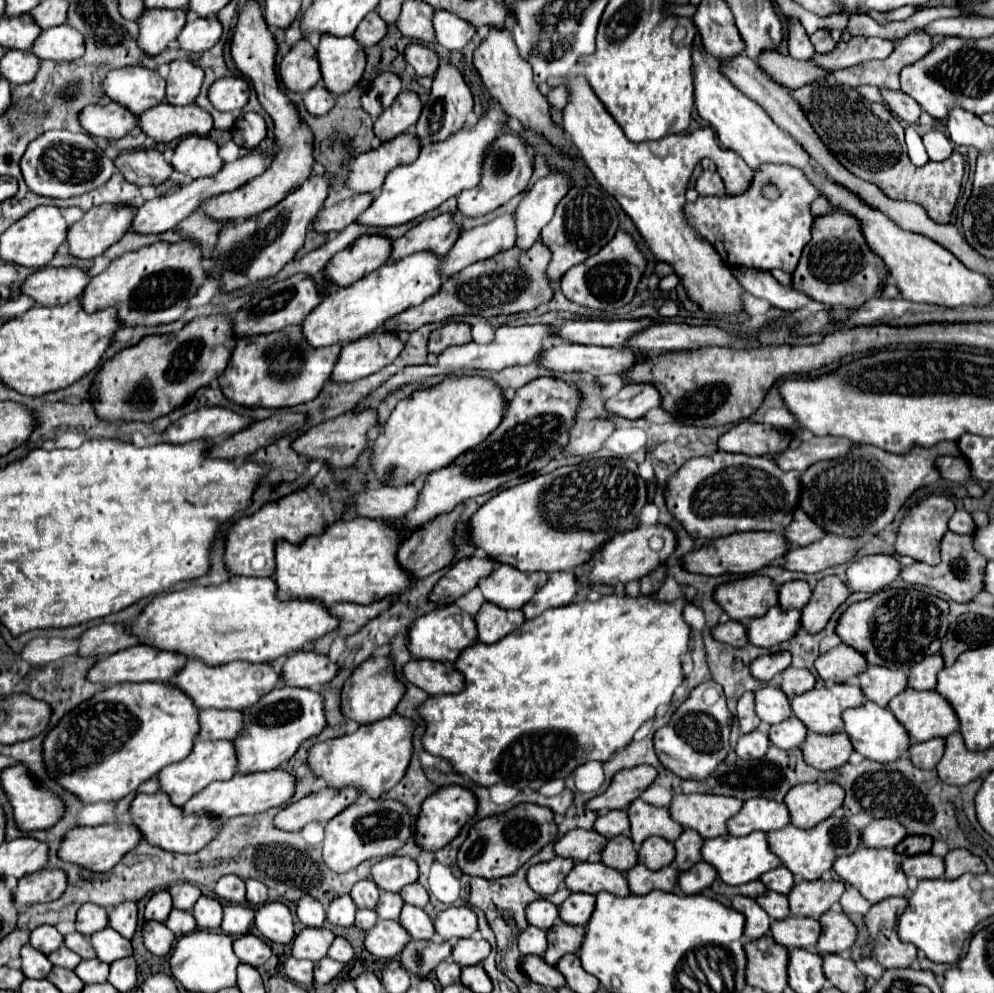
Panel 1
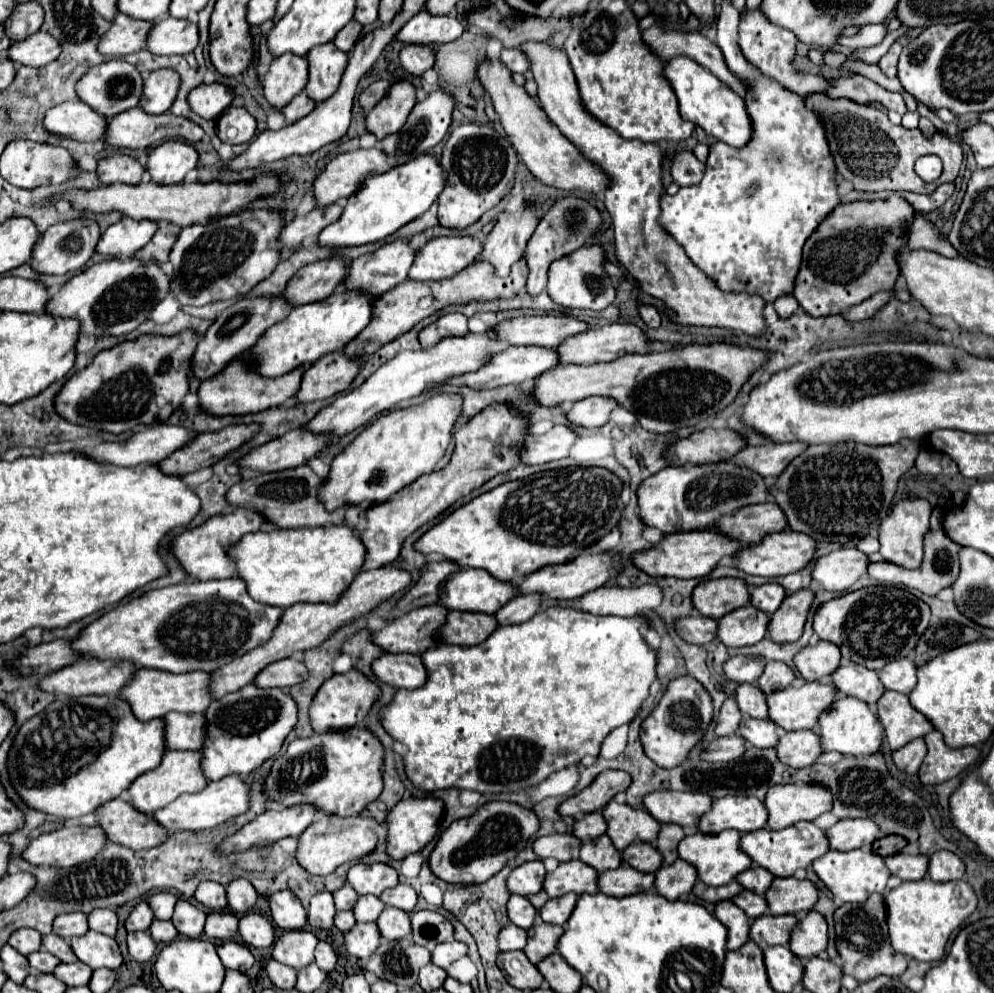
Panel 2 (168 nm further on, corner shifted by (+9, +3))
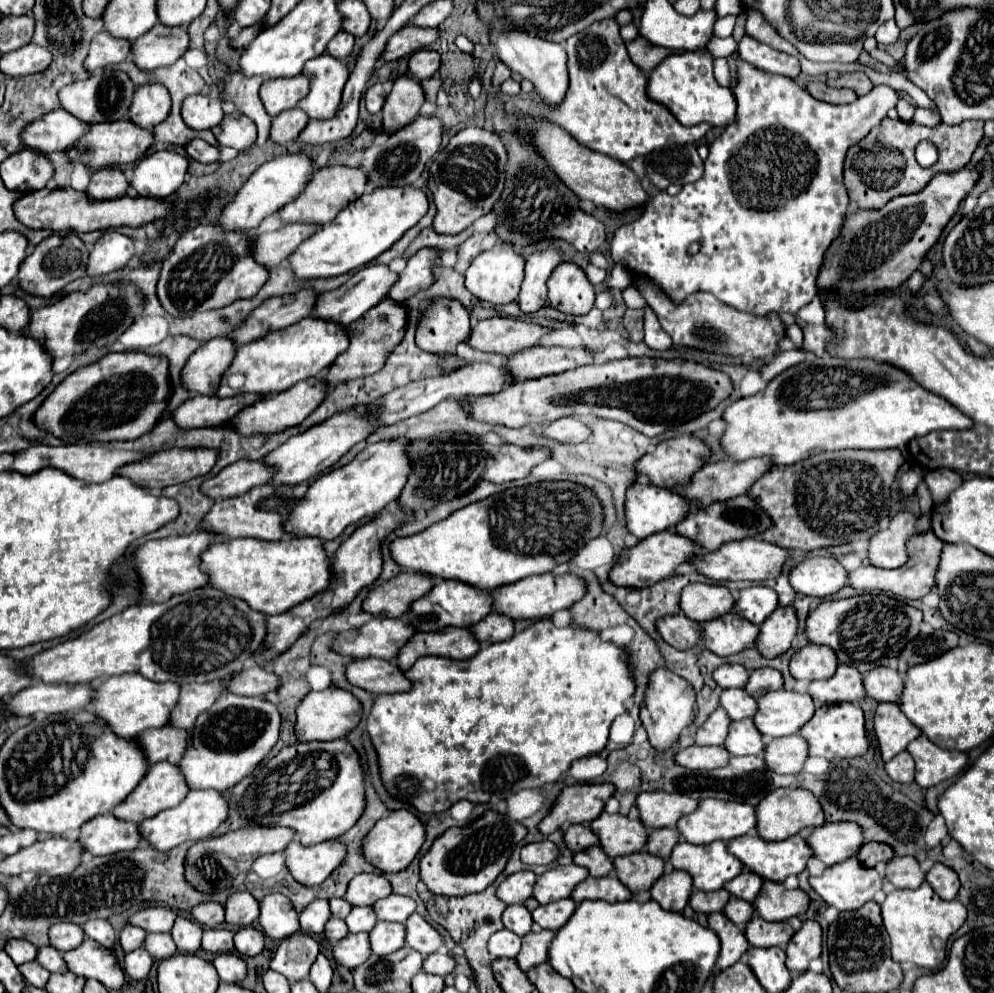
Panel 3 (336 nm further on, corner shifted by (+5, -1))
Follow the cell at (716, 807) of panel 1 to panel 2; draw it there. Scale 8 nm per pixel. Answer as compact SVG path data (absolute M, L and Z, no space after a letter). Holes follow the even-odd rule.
M653 791L643 797L643 805L659 823L677 823L681 827L697 827L697 819L709 811L711 797L701 791Z

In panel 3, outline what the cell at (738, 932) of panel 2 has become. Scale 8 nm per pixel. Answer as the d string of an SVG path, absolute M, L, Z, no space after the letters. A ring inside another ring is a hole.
M711 913L709 927L721 939L721 955L717 959L715 969L723 971L741 959L741 955L747 951L749 943L745 939L745 933L735 923L731 923L731 919L725 917L725 913Z

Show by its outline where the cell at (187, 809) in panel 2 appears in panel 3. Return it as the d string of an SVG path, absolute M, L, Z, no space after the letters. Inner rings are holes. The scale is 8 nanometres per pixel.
M189 791L189 795L173 809L161 811L159 815L145 819L139 829L141 835L159 851L171 851L173 847L185 843L185 841L199 841L211 837L217 827L227 819L229 815L229 803L219 791Z

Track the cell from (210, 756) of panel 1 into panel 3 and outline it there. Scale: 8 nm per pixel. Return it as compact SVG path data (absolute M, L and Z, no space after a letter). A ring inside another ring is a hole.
M155 763L149 767L135 791L113 809L113 815L125 821L141 823L159 811L177 807L187 793L189 787L185 787L185 777L177 771L177 765Z

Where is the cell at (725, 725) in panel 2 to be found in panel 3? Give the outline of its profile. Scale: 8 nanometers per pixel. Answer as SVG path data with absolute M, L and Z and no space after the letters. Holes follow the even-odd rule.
M721 707L715 709L715 713L707 719L707 723L697 731L697 745L723 745L725 743L725 731L729 731L731 719L725 717L725 711Z

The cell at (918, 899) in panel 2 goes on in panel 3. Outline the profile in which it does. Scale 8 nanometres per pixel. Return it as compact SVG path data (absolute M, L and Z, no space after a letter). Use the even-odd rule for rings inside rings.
M923 883L919 889L895 889L881 903L883 925L891 937L891 957L897 963L909 961L925 969L937 969L945 959L947 937L951 937L967 919L967 909L959 899L943 901Z

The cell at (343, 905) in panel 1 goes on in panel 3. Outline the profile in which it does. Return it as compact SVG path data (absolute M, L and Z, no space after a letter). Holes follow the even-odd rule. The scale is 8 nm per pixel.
M317 899L313 903L309 903L309 907L305 907L305 911L301 911L299 915L299 923L301 923L301 929L305 933L323 933L325 931L325 923L327 919L331 917L331 911L329 911L329 901L327 899Z

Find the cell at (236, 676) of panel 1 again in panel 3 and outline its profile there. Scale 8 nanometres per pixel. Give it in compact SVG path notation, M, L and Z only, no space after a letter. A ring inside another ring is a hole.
M117 675L103 679L95 687L95 699L89 709L103 717L109 727L121 737L135 737L145 729L167 725L173 707L177 707L179 703L181 691L179 683L153 683L143 675Z

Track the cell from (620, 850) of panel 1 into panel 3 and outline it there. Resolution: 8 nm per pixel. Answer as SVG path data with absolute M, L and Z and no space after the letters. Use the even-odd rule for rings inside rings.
M593 845L581 853L575 853L573 861L575 861L575 865L589 869L591 877L605 877L605 875L613 873L613 863L611 863L613 859L609 859L605 855L605 851L601 851L599 845Z

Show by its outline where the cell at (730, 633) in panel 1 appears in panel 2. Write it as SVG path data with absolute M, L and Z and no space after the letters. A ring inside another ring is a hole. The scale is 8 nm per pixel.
M681 617L675 621L675 631L687 643L709 643L715 639L715 623L709 617Z

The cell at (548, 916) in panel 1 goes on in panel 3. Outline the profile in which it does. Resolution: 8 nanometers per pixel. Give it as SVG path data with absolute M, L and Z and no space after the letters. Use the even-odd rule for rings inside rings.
M509 905L503 913L503 925L517 933L517 935L527 935L531 931L533 919L531 919L531 911L525 905Z

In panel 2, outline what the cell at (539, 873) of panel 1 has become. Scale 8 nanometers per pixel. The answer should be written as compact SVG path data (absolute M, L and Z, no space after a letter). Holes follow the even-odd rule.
M535 859L535 861L529 861L529 863L523 863L519 865L517 869L511 871L511 875L507 877L507 889L515 895L533 895L533 893L539 893L541 891L541 883L545 879L545 867L543 867L543 861Z

